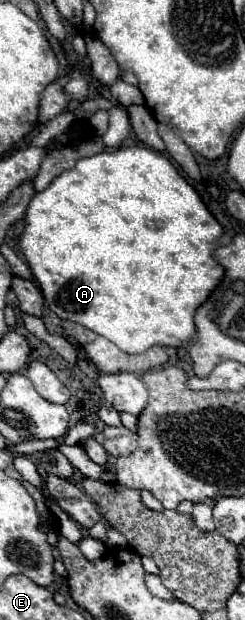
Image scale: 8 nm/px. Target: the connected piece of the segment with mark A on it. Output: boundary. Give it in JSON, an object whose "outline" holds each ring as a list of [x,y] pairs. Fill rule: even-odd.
{"outline":[[[121,147],[117,151],[103,151],[87,159],[79,159],[77,165],[71,171],[63,171],[59,177],[51,181],[51,185],[31,199],[27,211],[25,211],[25,227],[19,237],[19,247],[27,259],[29,269],[33,271],[35,281],[39,283],[47,307],[59,317],[69,319],[73,323],[79,323],[97,335],[113,341],[121,351],[125,353],[145,353],[145,349],[151,349],[153,345],[165,345],[165,347],[177,347],[191,339],[195,327],[193,327],[193,315],[195,309],[209,297],[209,293],[217,287],[217,283],[223,277],[223,267],[211,257],[213,249],[217,247],[217,239],[221,237],[223,229],[215,221],[215,217],[209,213],[205,203],[201,201],[199,193],[179,175],[175,165],[163,157],[161,153],[149,149],[149,147]]]}

